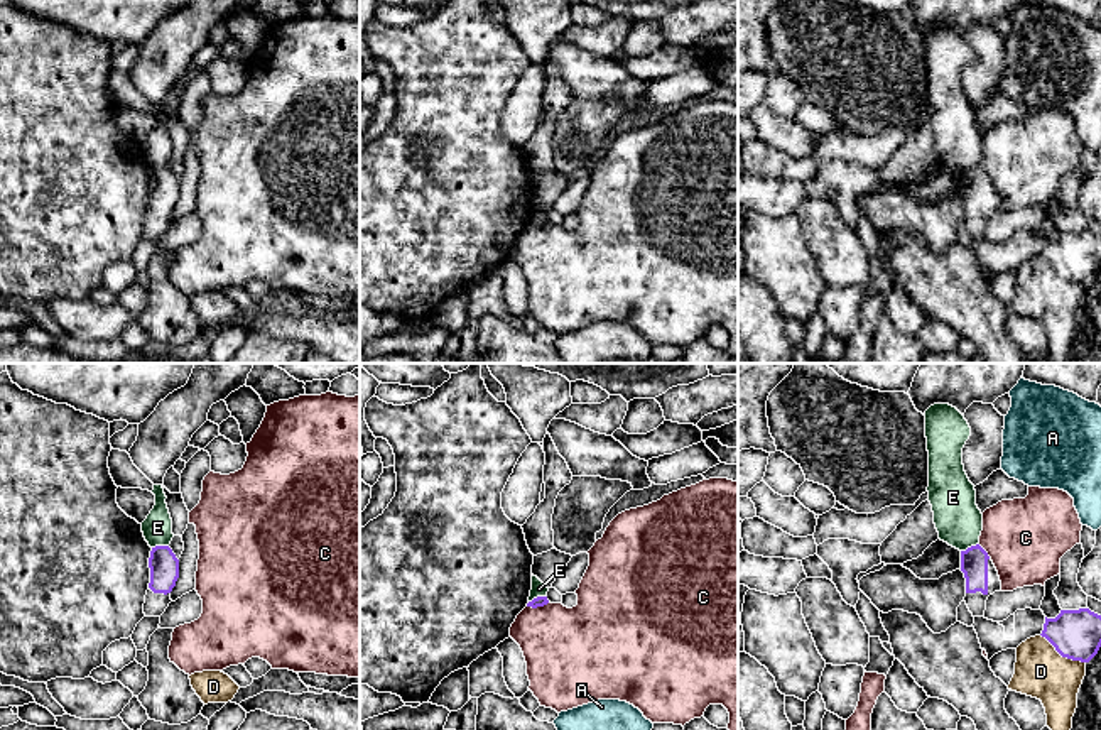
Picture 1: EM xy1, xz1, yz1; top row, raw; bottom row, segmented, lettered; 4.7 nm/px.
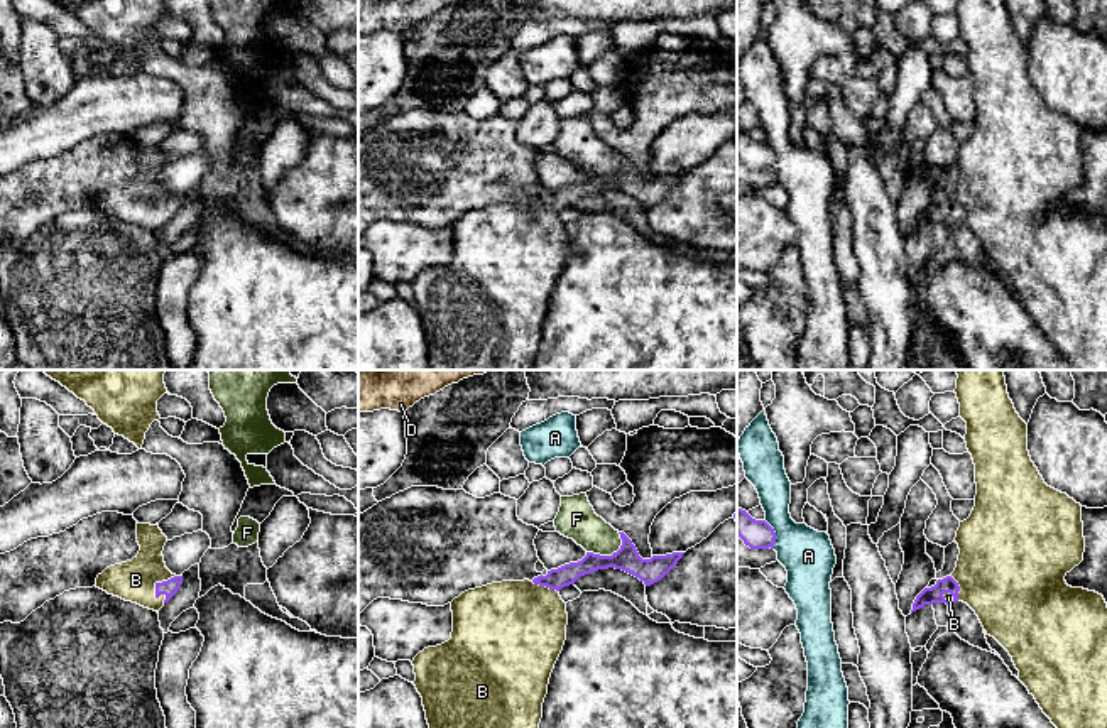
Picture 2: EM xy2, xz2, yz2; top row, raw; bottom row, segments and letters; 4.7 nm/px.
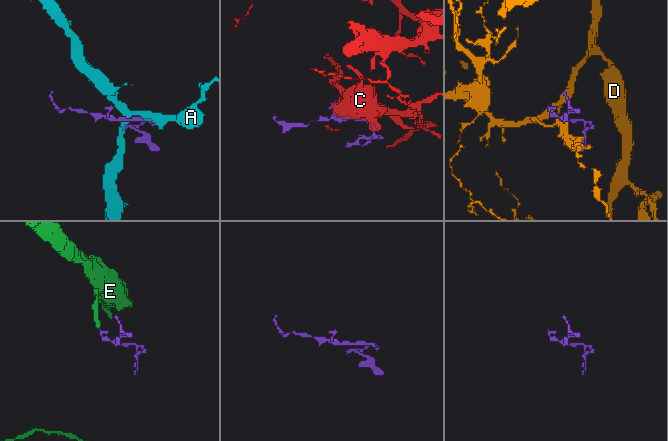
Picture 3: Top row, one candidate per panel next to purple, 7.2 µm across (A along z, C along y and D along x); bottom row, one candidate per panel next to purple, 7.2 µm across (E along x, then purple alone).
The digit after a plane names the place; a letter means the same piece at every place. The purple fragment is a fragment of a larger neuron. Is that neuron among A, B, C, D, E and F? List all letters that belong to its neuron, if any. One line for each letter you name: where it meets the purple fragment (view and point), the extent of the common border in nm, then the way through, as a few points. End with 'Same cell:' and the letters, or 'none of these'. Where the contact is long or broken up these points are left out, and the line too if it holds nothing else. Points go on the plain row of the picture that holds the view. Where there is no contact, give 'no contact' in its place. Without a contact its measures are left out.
B: meets purple in xy2 at (158, 205); contact 150 nm long; runs through xy2 (169, 210), (158, 205), (136, 201)
Same cell: B

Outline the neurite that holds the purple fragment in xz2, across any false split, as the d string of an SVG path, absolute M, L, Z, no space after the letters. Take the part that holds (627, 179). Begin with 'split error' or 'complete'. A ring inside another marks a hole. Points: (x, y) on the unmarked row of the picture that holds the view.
split error; M624 154L619 155L622 167L612 177L586 174L581 182L551 191L546 198L541 196L532 203L492 204L468 211L451 223L451 260L441 267L424 270L412 282L414 307L423 319L429 346L429 370L534 370L549 299L566 262L566 225L558 213L575 206L580 198L608 189L622 191L651 208L663 201L684 176L673 174L642 181L632 162Z

